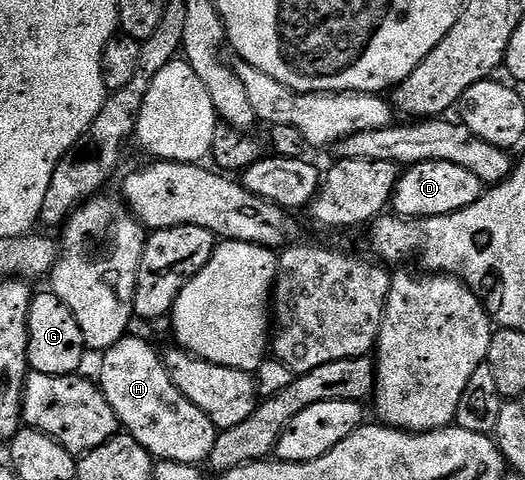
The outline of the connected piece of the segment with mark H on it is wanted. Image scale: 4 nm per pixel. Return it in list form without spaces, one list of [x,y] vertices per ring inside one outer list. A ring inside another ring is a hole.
[[[134,333],[128,334],[117,345],[113,345],[107,351],[102,352],[103,368],[99,371],[97,382],[102,387],[109,405],[113,405],[113,413],[117,413],[119,426],[126,434],[134,437],[139,444],[147,450],[156,460],[168,463],[193,463],[202,464],[207,454],[213,449],[217,428],[173,385],[173,377],[169,377],[164,356],[151,343],[138,339]]]

